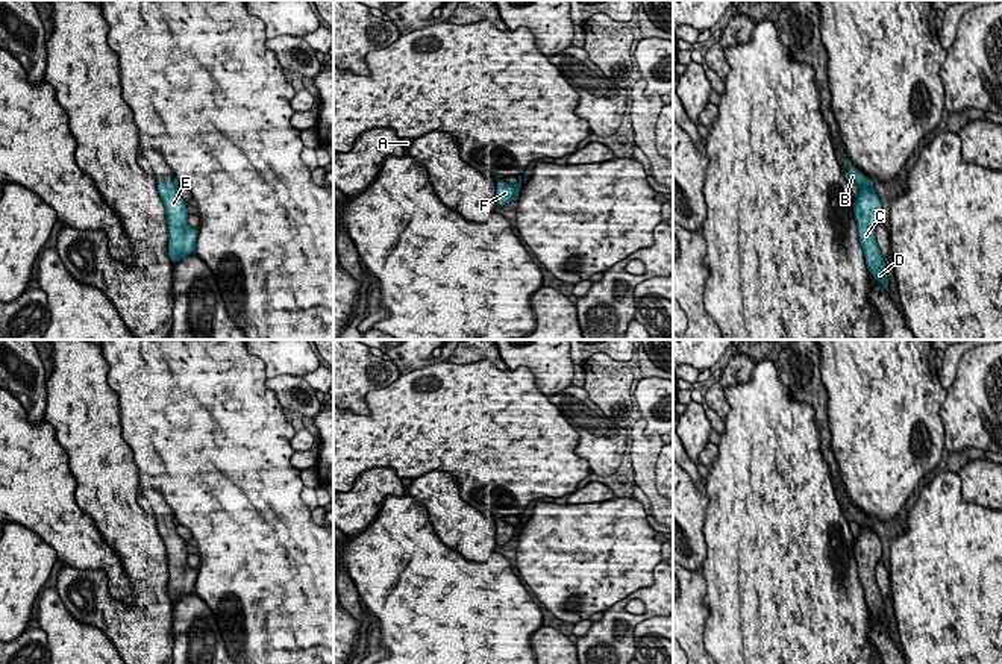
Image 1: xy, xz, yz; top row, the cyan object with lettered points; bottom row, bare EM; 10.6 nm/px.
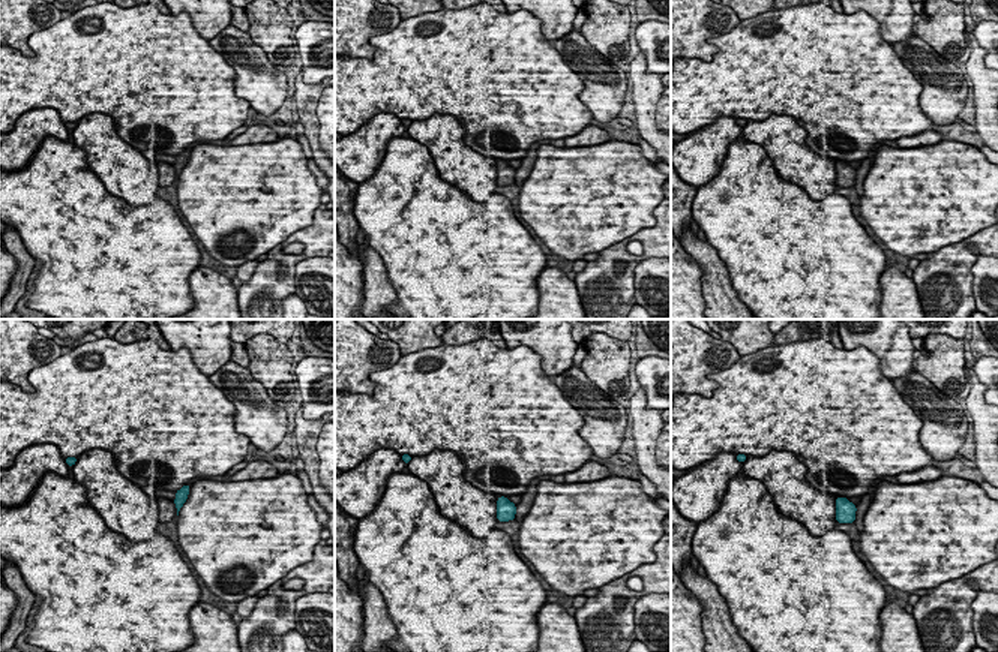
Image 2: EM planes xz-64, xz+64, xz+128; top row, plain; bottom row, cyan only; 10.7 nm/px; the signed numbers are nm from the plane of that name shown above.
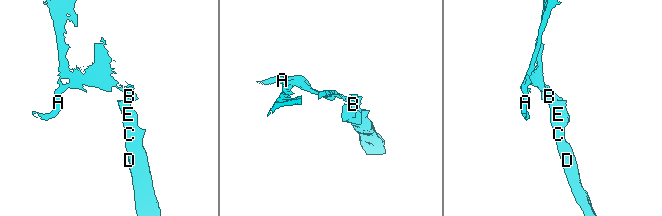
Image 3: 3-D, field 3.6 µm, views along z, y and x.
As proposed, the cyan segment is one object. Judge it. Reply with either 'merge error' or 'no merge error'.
merge error

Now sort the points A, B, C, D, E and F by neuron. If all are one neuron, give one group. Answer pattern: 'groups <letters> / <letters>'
groups A B / C D E F

